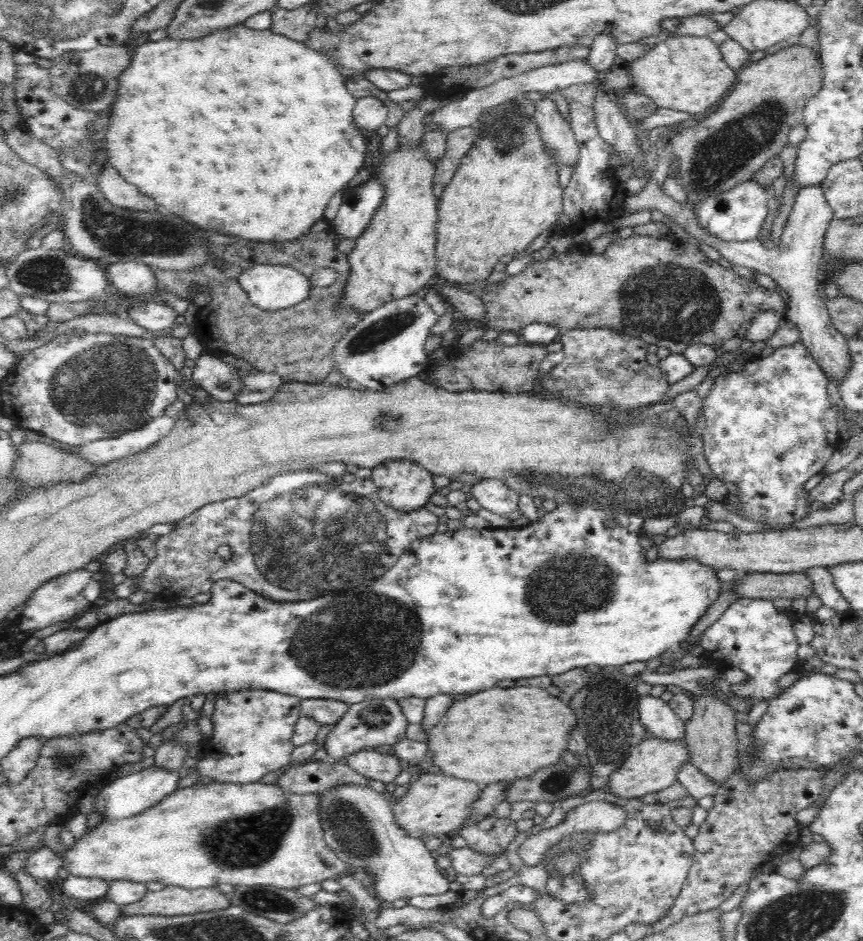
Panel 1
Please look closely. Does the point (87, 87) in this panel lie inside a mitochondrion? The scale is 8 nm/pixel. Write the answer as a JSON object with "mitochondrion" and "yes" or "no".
{"mitochondrion":"yes"}

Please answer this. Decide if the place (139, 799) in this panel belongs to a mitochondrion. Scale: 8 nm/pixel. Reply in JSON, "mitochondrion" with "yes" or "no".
{"mitochondrion":"no"}

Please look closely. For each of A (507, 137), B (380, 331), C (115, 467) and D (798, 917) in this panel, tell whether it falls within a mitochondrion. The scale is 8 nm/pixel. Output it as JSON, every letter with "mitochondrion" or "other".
{"A":"mitochondrion","B":"mitochondrion","C":"other","D":"mitochondrion"}

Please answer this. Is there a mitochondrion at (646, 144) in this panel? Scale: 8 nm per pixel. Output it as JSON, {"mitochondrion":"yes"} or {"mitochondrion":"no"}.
{"mitochondrion":"no"}

